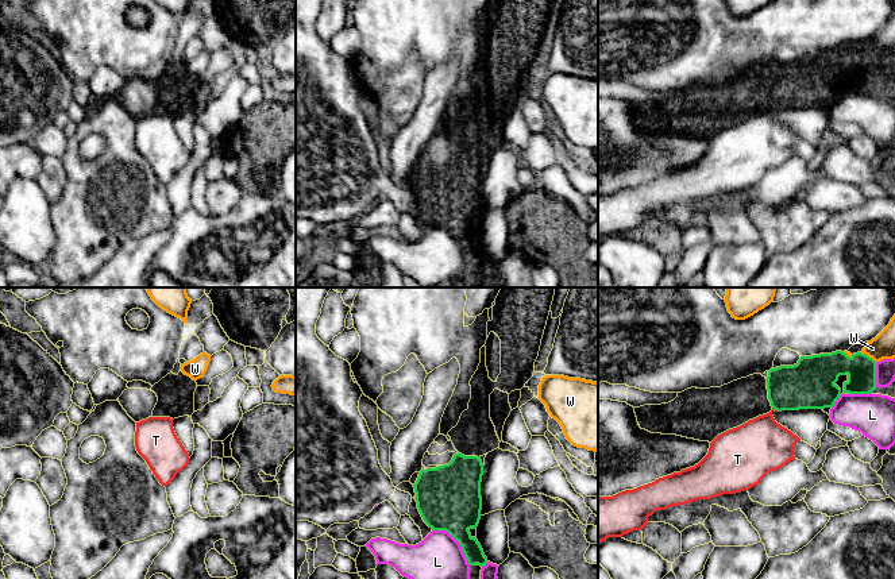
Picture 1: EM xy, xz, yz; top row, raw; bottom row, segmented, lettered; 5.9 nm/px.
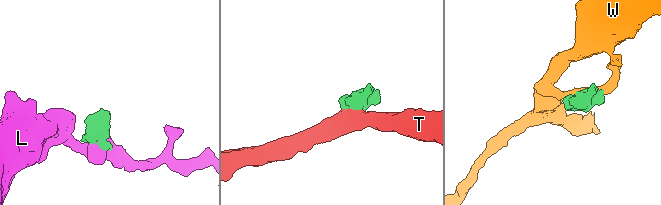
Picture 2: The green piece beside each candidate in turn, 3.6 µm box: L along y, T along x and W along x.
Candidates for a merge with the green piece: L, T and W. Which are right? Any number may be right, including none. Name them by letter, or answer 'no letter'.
no letter

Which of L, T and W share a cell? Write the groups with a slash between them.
L / T / W

